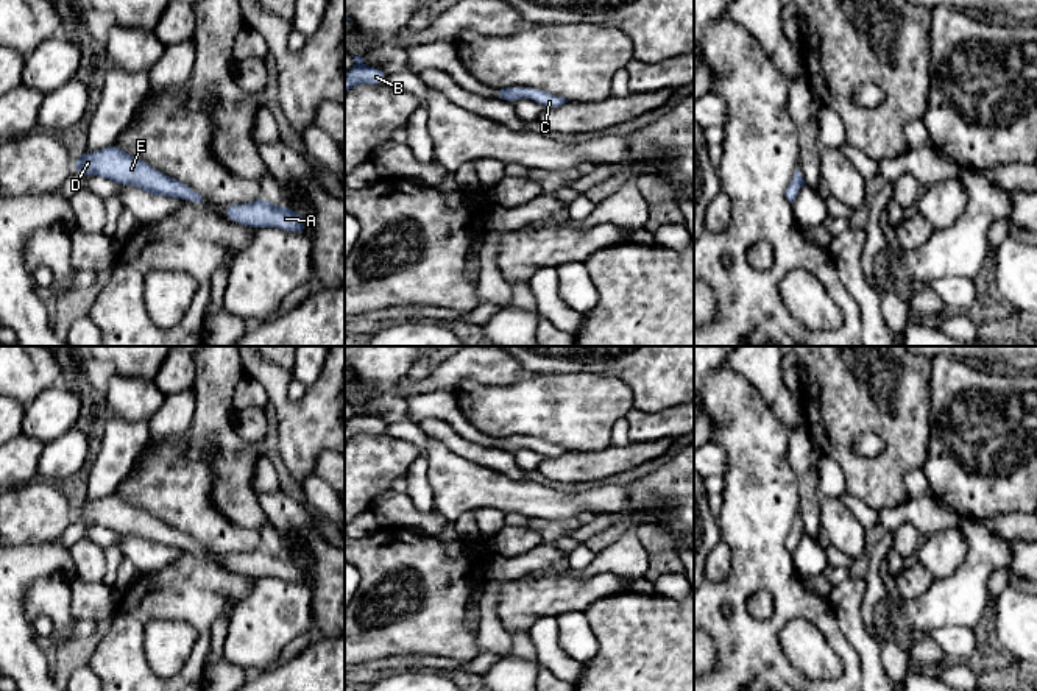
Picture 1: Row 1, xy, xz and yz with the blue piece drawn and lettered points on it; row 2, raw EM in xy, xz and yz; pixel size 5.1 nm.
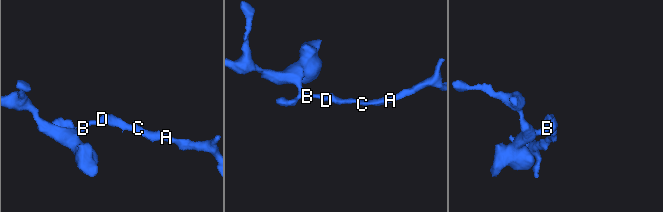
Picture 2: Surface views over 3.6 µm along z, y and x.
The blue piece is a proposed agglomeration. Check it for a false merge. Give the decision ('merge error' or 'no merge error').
no merge error

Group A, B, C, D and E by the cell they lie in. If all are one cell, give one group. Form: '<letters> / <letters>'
A B C D E

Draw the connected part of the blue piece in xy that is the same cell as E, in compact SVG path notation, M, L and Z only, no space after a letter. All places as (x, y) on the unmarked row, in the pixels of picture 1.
M117 493L87 504L80 504L73 510L73 521L103 526L117 535L137 535L153 544L165 544L168 547L190 549L203 552L200 543L190 535L164 524L142 509L126 504Z

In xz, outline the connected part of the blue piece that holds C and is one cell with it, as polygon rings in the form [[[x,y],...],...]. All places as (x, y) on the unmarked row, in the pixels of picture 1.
[[[526,435],[496,437],[494,445],[497,449],[504,449],[508,452],[515,452],[519,448],[532,448],[544,457],[557,457],[568,452],[568,449],[565,449],[563,446],[557,446],[541,438]]]

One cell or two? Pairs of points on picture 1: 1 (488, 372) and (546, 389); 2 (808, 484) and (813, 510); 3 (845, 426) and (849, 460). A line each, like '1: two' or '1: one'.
1: two
2: one
3: one

